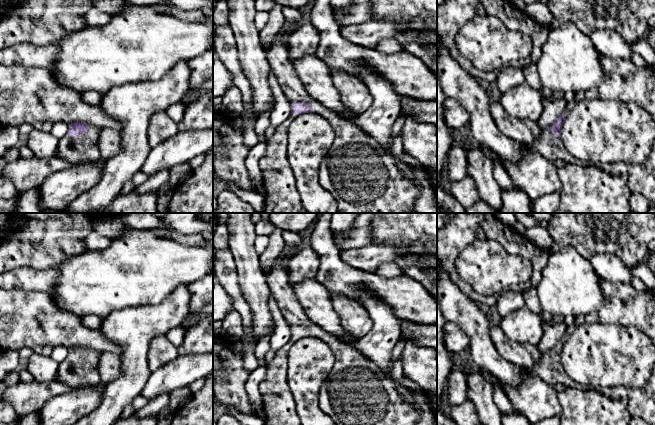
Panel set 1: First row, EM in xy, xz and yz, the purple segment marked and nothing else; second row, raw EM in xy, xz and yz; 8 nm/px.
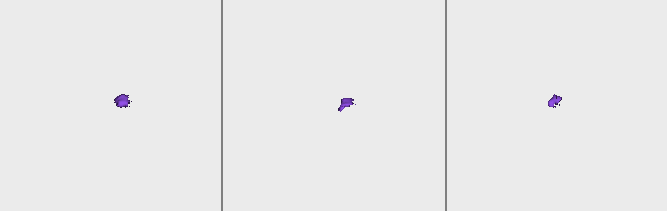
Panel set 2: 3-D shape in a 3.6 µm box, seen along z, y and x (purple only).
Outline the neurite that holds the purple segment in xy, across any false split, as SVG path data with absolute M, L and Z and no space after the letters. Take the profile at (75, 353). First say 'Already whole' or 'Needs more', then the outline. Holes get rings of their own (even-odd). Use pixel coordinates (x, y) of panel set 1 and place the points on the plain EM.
Needs more. M80 346L69 348L68 357L59 363L57 380L71 389L99 384L101 377L97 365L100 354Z

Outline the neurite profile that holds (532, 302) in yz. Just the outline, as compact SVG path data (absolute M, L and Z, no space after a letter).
M530 288L523 292L525 306L537 315L541 315L542 307L540 305L540 300L538 298L538 293L535 288Z

